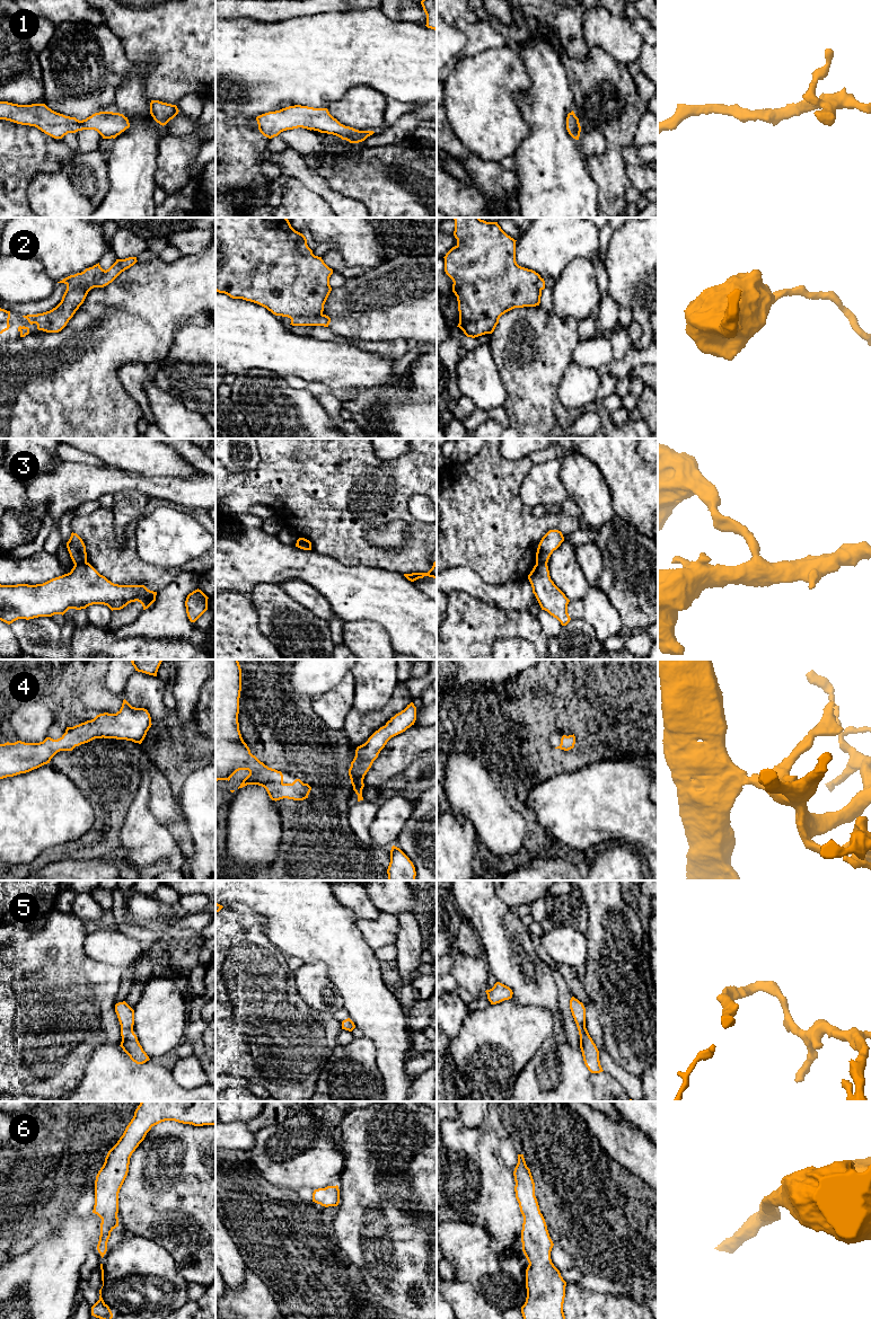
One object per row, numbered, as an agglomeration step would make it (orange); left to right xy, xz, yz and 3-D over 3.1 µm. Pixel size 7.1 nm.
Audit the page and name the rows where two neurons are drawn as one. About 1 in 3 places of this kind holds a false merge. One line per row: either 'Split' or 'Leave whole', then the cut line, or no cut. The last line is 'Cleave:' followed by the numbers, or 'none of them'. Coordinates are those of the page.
1: Leave whole. No split
2: Split. Split along xy (105, 271), (93, 282), (81, 284)
3: Split. Split along xy (86, 561), (75, 565)
4: Leave whole. No split
5: Leave whole. No split
6: Leave whole. No split
Cleave: 2, 3

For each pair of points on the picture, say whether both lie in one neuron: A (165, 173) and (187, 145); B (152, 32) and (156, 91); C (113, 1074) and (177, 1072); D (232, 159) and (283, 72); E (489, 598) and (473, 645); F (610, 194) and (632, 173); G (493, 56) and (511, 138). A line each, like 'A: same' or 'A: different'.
A: same
B: same
C: different
D: different
E: different
F: different
G: same

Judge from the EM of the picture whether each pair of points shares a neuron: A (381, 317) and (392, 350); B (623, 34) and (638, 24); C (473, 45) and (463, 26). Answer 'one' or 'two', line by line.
A: two
B: two
C: one

